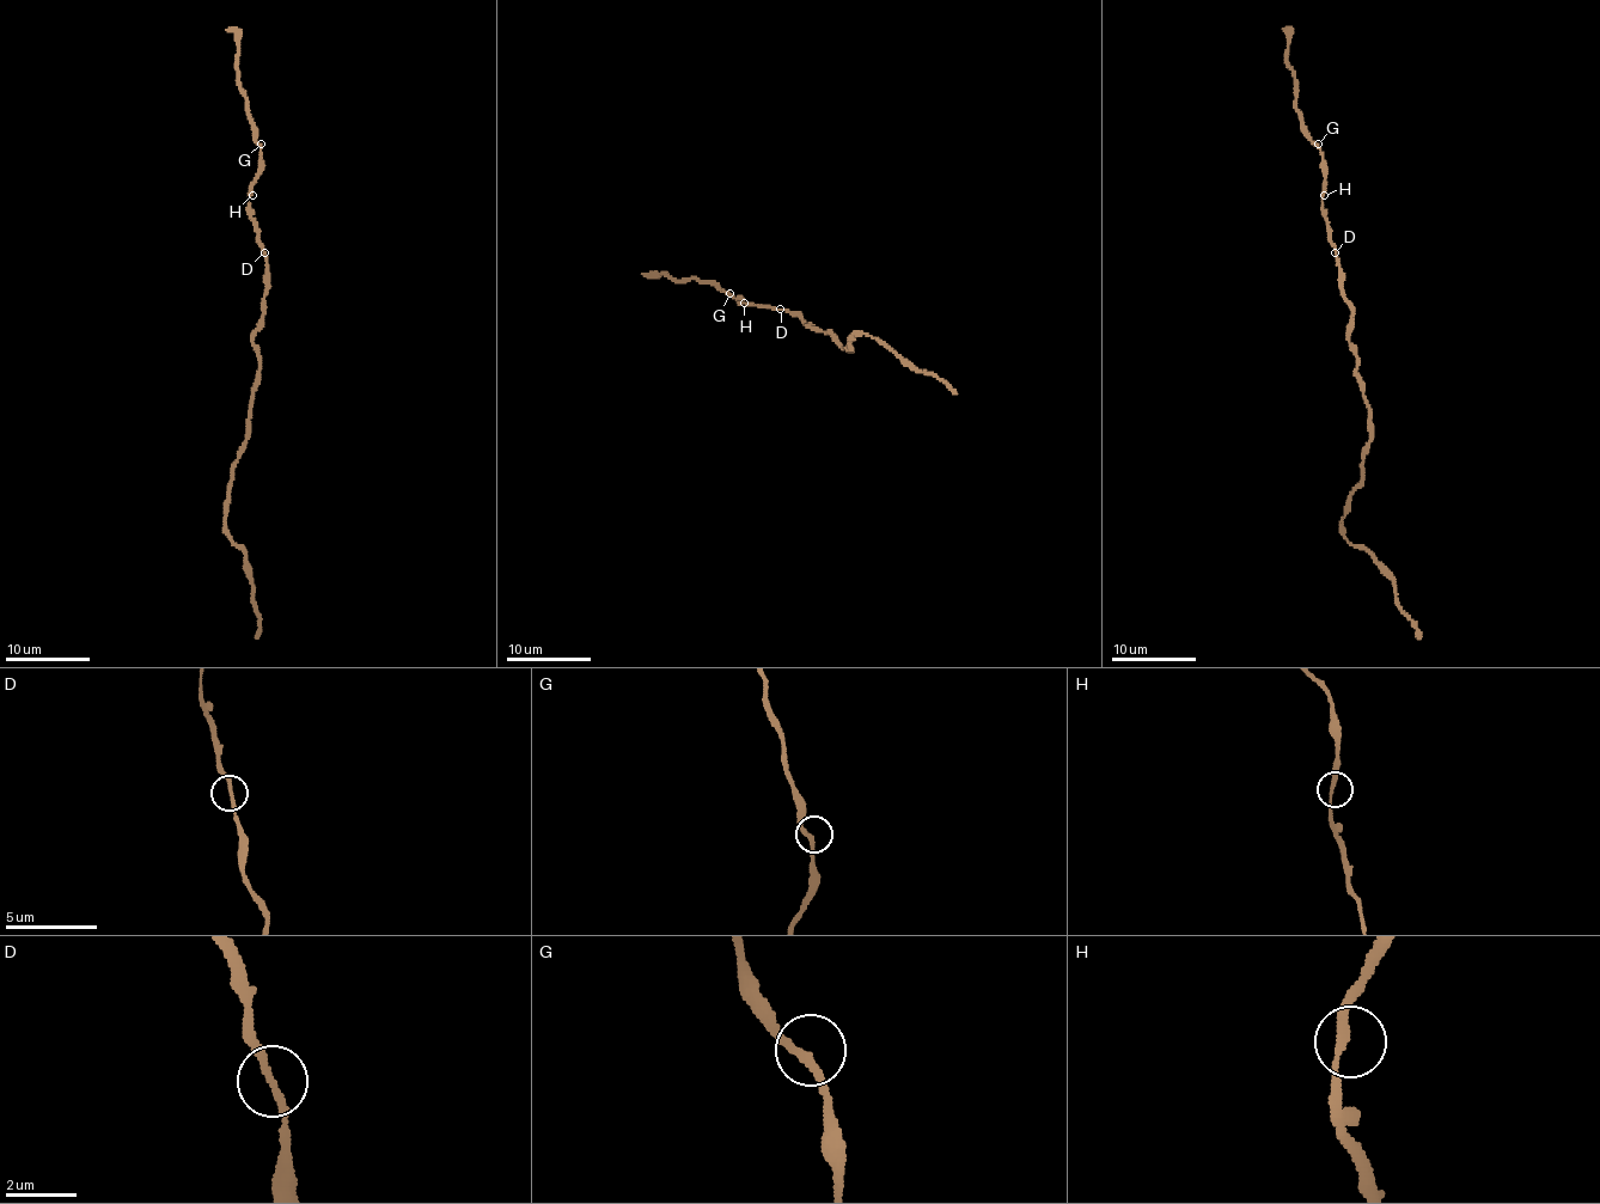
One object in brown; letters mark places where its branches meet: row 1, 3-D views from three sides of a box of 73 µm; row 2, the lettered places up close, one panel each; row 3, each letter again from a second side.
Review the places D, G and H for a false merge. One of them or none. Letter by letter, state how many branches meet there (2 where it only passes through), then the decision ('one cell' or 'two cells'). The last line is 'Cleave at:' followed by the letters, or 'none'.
D: 2 | one cell
G: 2 | one cell
H: 2 | one cell
Cleave at: none

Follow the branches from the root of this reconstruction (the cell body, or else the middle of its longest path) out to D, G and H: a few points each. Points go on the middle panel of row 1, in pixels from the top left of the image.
D: (811, 328), (798, 315), (780, 310)
G: (811, 328), (798, 315), (738, 303), (740, 298), (730, 293)
H: (811, 328), (798, 315), (744, 303)

